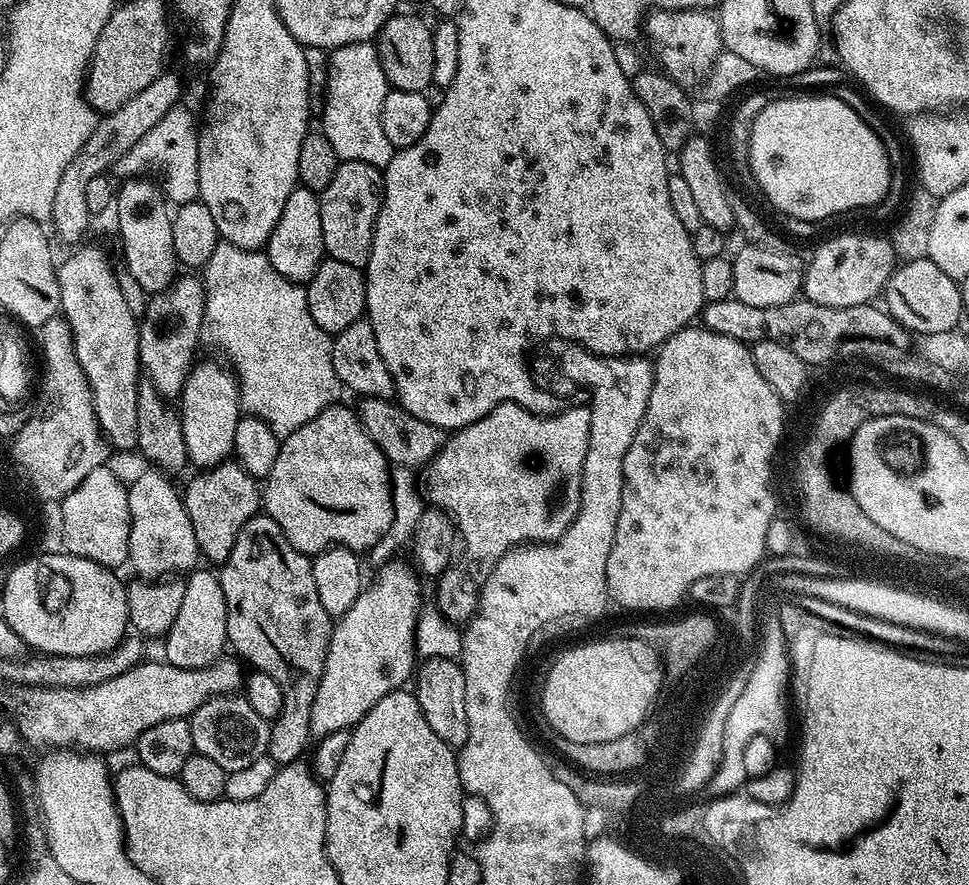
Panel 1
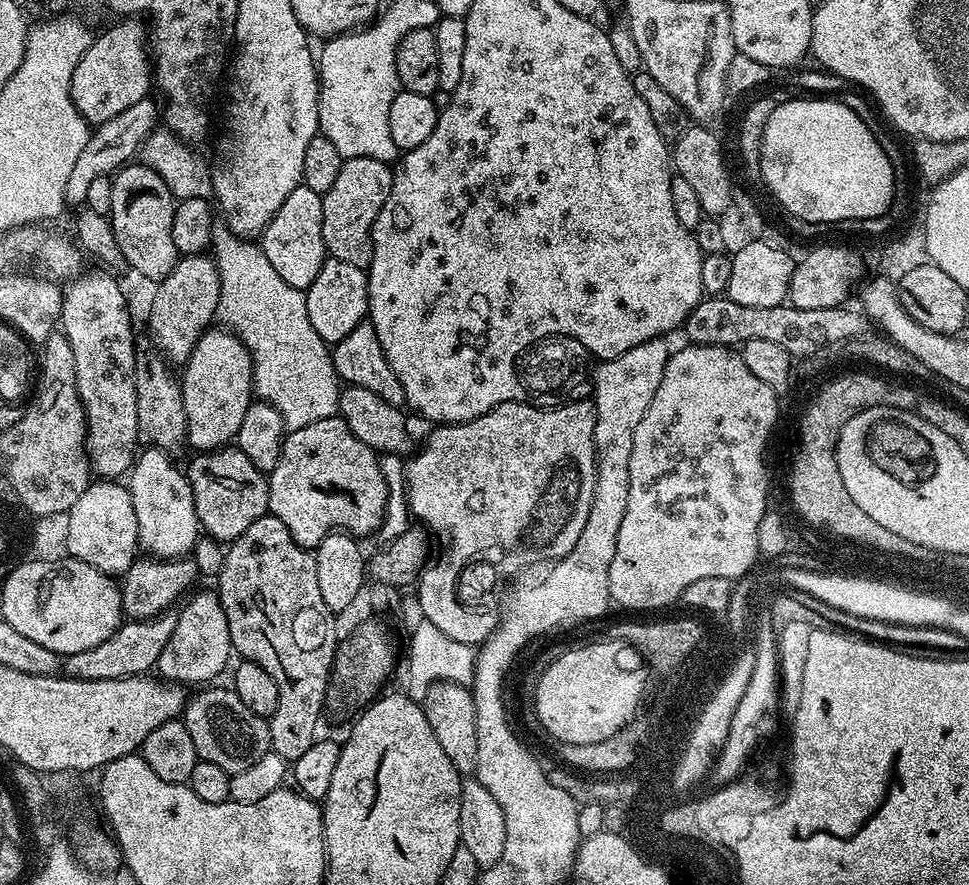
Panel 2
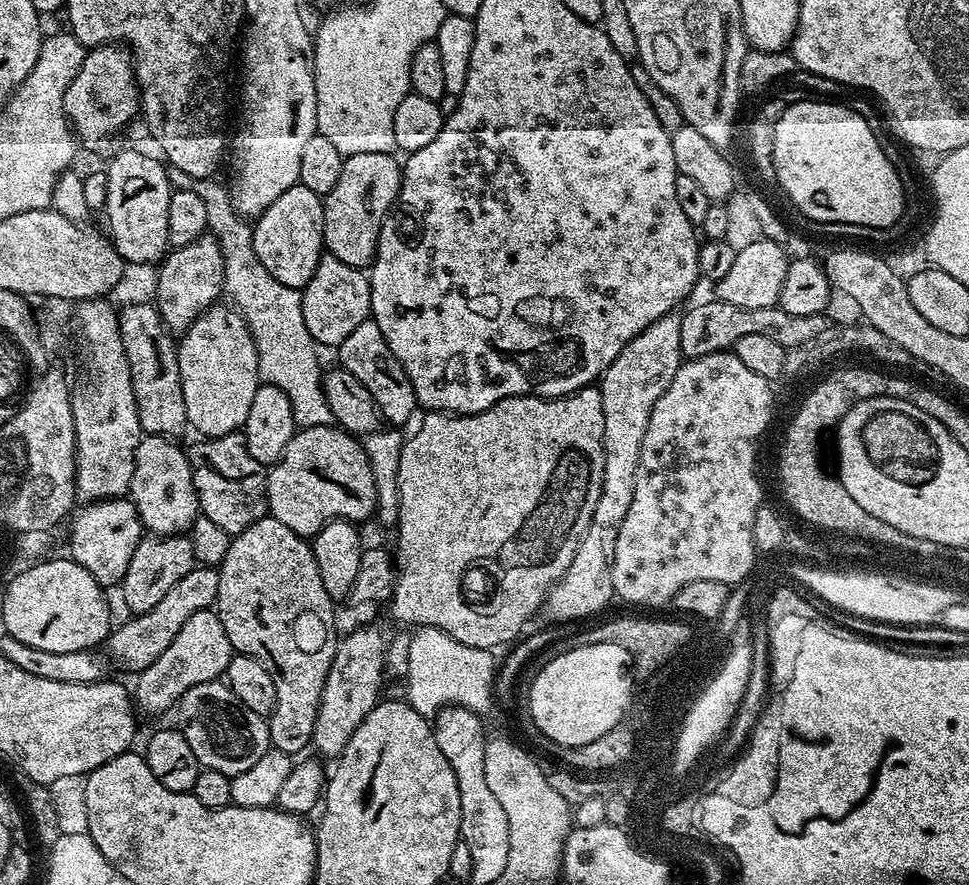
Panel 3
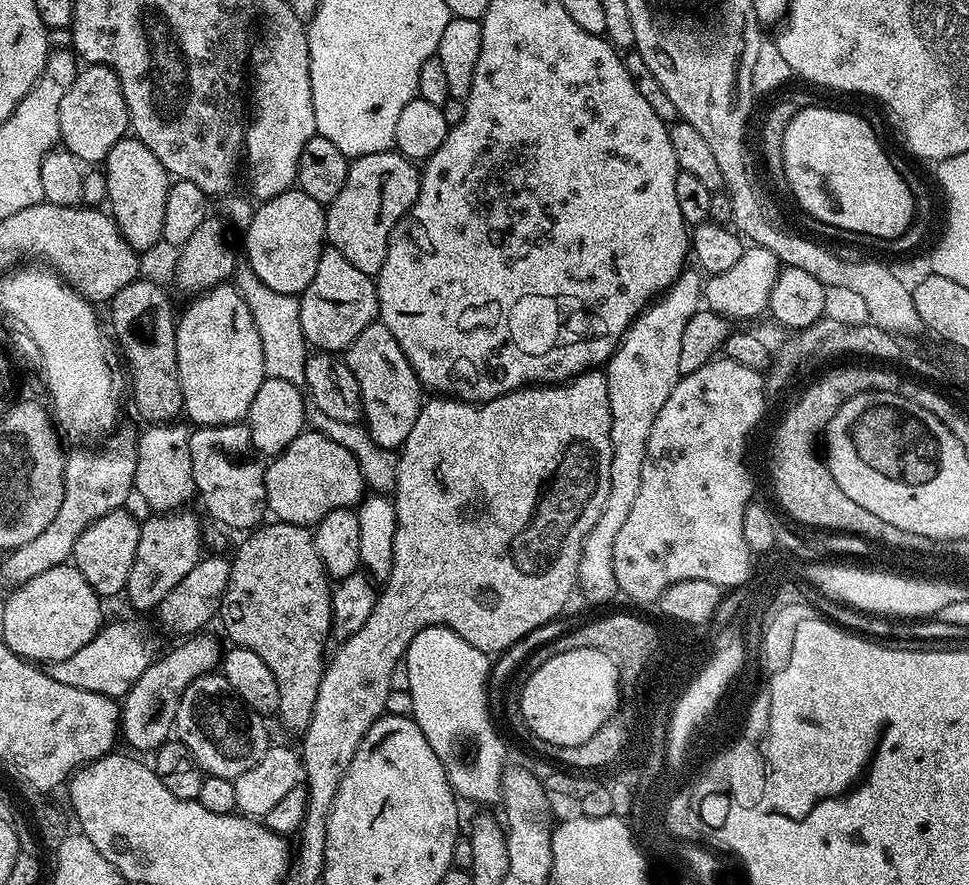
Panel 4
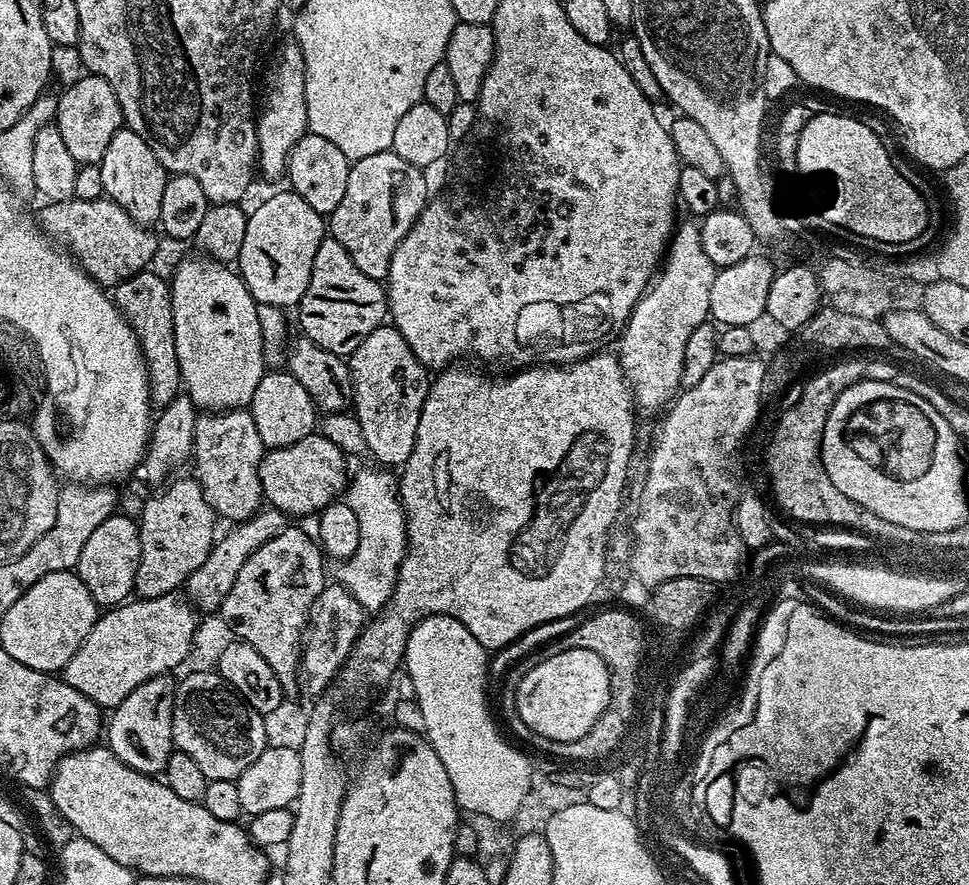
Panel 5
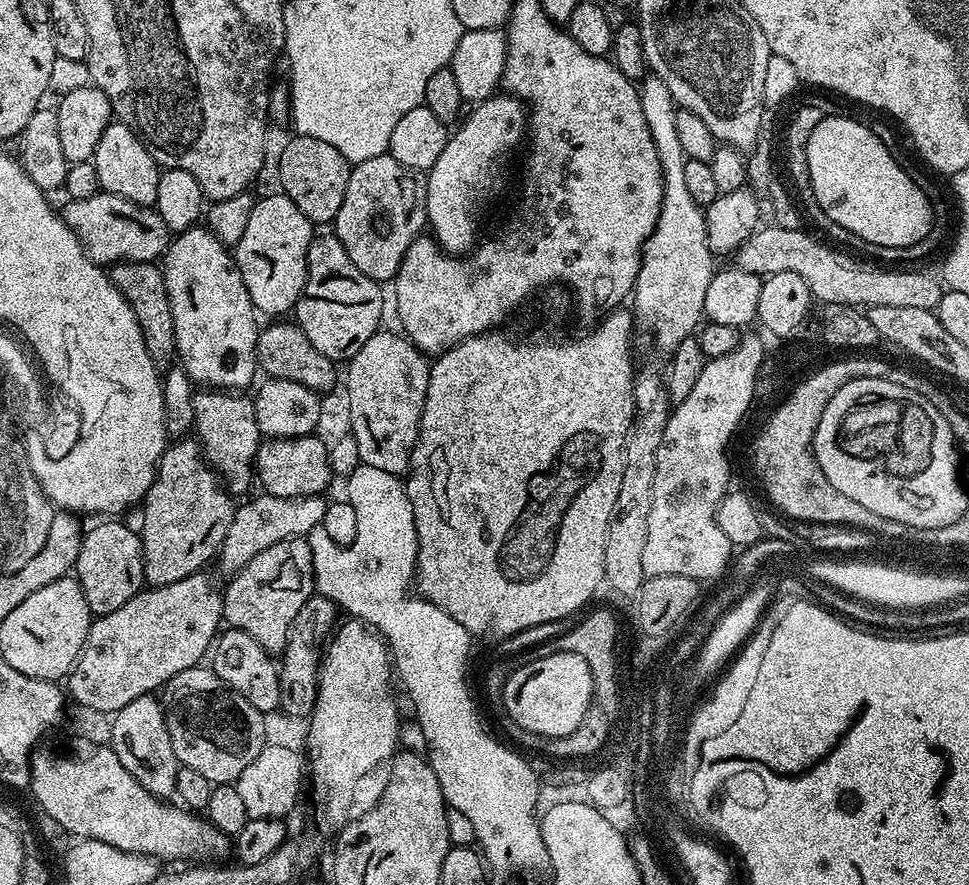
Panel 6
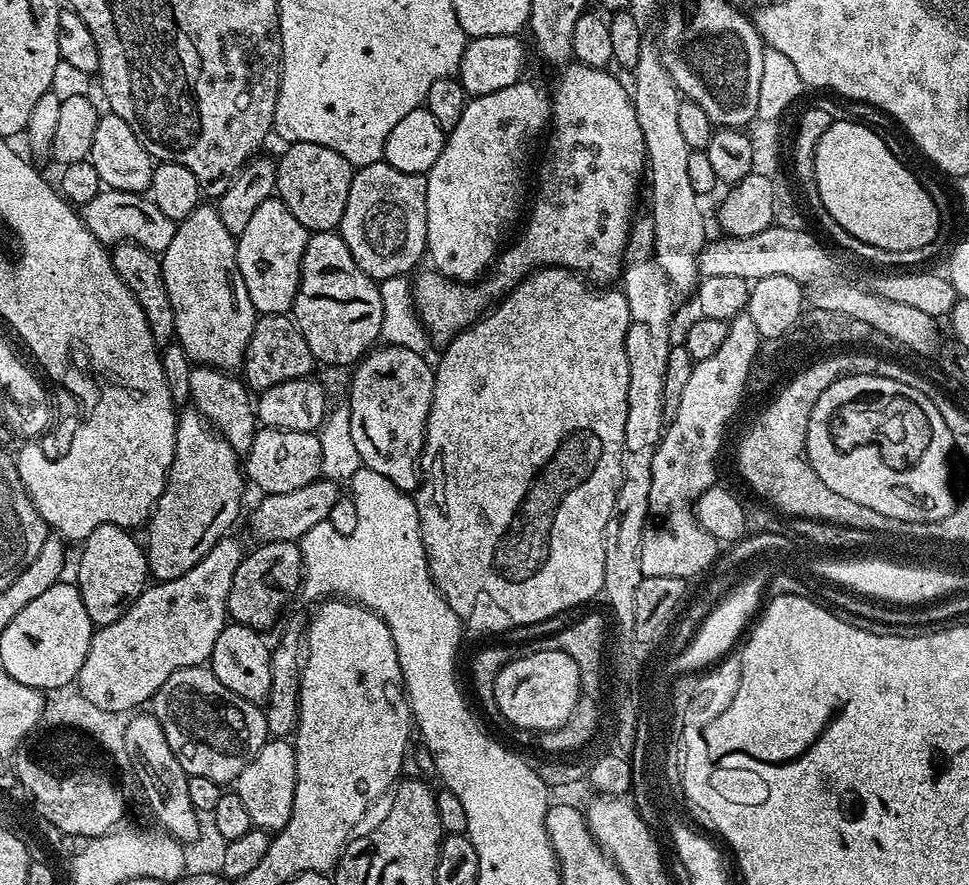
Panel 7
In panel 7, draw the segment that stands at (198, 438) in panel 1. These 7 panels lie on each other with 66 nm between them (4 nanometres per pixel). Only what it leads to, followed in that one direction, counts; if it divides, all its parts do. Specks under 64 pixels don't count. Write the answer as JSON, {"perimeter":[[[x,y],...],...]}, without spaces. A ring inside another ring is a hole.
{"perimeter":[[[208,202],[201,203],[185,220],[177,223],[170,246],[166,246],[160,256],[160,265],[166,282],[166,294],[170,294],[170,306],[174,306],[176,340],[188,359],[193,365],[208,364],[211,368],[221,368],[223,372],[235,373],[244,363],[246,346],[254,334],[258,313],[250,302],[250,294],[246,294],[246,282],[242,282],[242,274],[238,270],[236,237],[226,230],[215,206]]]}

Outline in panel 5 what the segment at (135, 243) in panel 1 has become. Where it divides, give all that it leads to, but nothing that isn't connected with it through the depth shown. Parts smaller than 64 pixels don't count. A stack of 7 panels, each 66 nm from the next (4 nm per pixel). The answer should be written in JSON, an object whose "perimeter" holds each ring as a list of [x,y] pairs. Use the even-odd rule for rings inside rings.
{"perimeter":[[[127,126],[118,129],[114,138],[110,138],[110,146],[106,146],[106,154],[102,154],[99,166],[102,170],[104,196],[107,199],[122,206],[122,210],[126,210],[126,214],[130,214],[134,222],[152,226],[159,221],[162,194],[166,190],[170,173],[164,169],[162,162],[158,162],[154,150],[146,146],[143,138],[134,134],[134,130]]]}

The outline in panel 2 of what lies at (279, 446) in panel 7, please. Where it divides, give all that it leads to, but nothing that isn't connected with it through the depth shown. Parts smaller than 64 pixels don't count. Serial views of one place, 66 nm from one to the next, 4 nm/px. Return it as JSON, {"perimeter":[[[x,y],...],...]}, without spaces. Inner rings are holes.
{"perimeter":[[[339,415],[310,422],[310,426],[293,428],[284,437],[278,466],[268,476],[268,510],[290,530],[292,540],[314,550],[331,532],[346,532],[357,538],[371,537],[380,527],[386,510],[386,480],[382,478],[380,456],[362,438],[355,436]]]}

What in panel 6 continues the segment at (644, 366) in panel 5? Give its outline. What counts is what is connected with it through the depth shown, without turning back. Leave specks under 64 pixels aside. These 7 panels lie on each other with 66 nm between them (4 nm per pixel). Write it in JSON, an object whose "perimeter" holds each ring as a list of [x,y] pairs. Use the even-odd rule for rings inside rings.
{"perimeter":[[[651,74],[639,81],[638,91],[642,114],[646,114],[646,126],[650,126],[650,136],[654,138],[654,146],[658,149],[664,189],[658,222],[648,236],[644,254],[640,257],[640,273],[634,289],[634,316],[656,335],[656,344],[664,354],[671,354],[687,336],[697,331],[704,316],[706,286],[710,286],[714,271],[714,253],[706,238],[704,208],[694,202],[690,189],[686,187],[686,162],[689,159],[682,150],[674,127],[678,111],[674,98],[670,90],[666,90],[666,82]]]}

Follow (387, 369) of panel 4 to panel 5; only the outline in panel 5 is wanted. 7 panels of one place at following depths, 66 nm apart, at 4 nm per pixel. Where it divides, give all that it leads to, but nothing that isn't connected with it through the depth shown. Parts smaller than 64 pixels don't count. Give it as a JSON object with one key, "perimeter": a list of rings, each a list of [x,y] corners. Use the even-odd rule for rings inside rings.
{"perimeter":[[[381,326],[366,334],[366,338],[362,338],[362,346],[358,346],[347,361],[352,371],[351,407],[356,408],[354,418],[358,426],[362,426],[367,455],[373,456],[380,466],[402,466],[410,456],[418,434],[418,418],[430,383],[429,369],[418,362],[406,338],[391,326]]]}

